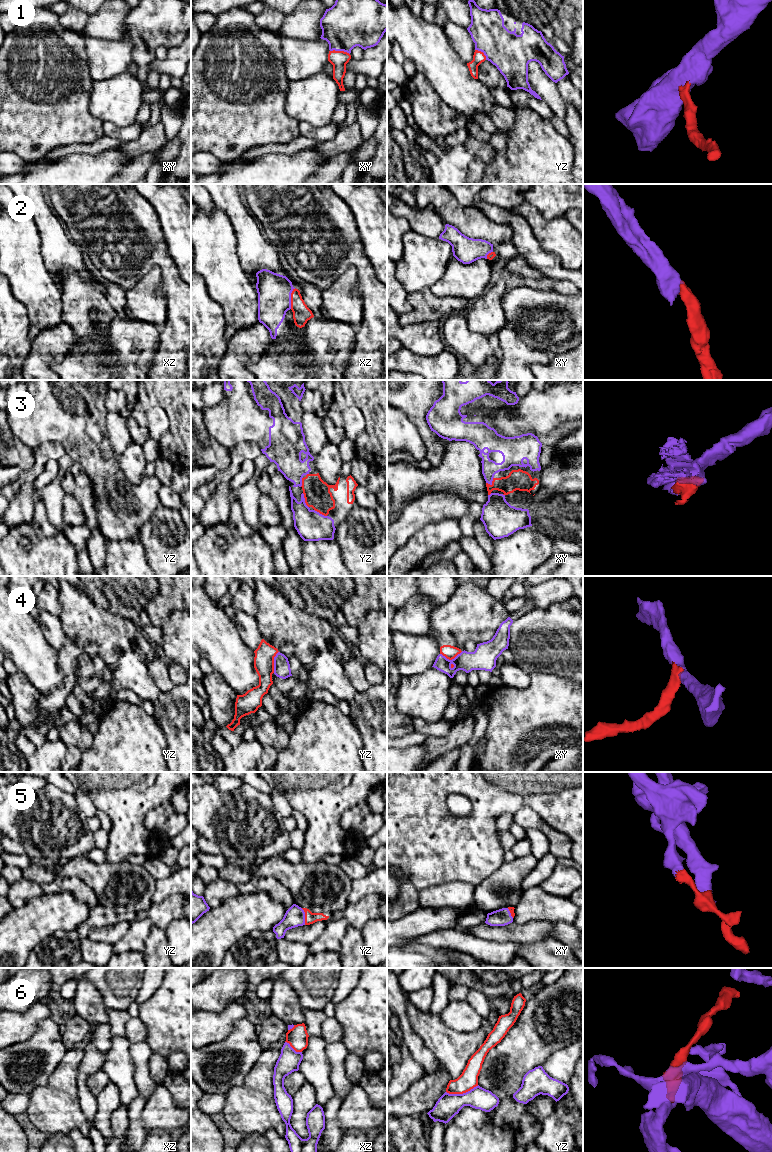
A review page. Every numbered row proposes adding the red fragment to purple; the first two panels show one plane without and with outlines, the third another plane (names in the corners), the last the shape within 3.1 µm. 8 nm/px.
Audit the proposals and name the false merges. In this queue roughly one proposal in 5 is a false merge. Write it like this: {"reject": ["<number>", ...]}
{"reject": ["4"]}

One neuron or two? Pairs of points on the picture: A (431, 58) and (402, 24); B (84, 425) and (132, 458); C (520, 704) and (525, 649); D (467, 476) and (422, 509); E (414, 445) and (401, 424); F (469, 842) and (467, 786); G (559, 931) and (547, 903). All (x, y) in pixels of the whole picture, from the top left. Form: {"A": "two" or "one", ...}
{"A": "one", "B": "two", "C": "two", "D": "two", "E": "one", "F": "one", "G": "two"}

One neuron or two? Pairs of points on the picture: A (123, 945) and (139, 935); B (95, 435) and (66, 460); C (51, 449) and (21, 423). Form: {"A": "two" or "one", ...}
{"A": "one", "B": "two", "C": "two"}

